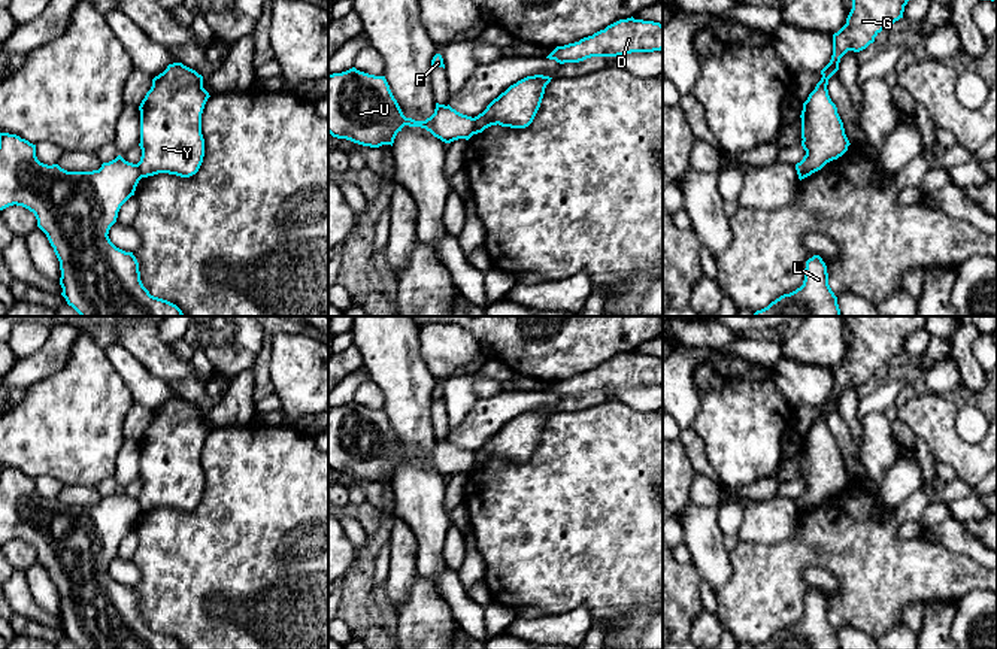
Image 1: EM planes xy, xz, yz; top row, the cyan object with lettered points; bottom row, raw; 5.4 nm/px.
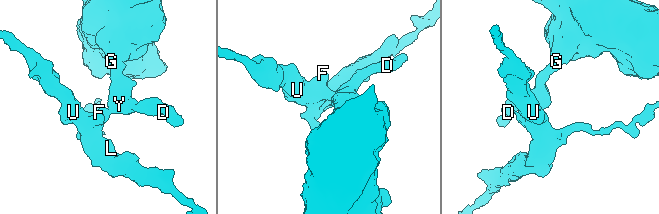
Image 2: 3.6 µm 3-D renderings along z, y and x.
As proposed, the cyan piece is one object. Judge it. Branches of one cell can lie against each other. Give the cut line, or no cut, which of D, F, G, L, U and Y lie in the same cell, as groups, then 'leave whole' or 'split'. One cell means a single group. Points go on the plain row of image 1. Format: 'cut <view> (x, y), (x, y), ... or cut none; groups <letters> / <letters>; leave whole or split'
cut xz (472, 452), (475, 467); groups D G Y / F L U; split

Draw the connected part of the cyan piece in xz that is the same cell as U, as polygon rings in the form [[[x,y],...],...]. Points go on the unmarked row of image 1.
[[[355,401],[328,409],[328,467],[337,473],[379,482],[394,477],[394,473],[404,460],[421,461],[445,477],[458,473],[469,474],[475,468],[475,454],[452,443],[449,439],[436,437],[434,448],[425,455],[406,452],[394,433],[385,410],[375,410]]]

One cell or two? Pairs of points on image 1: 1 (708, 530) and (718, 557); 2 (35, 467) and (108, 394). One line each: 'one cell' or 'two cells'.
1: one cell
2: one cell

